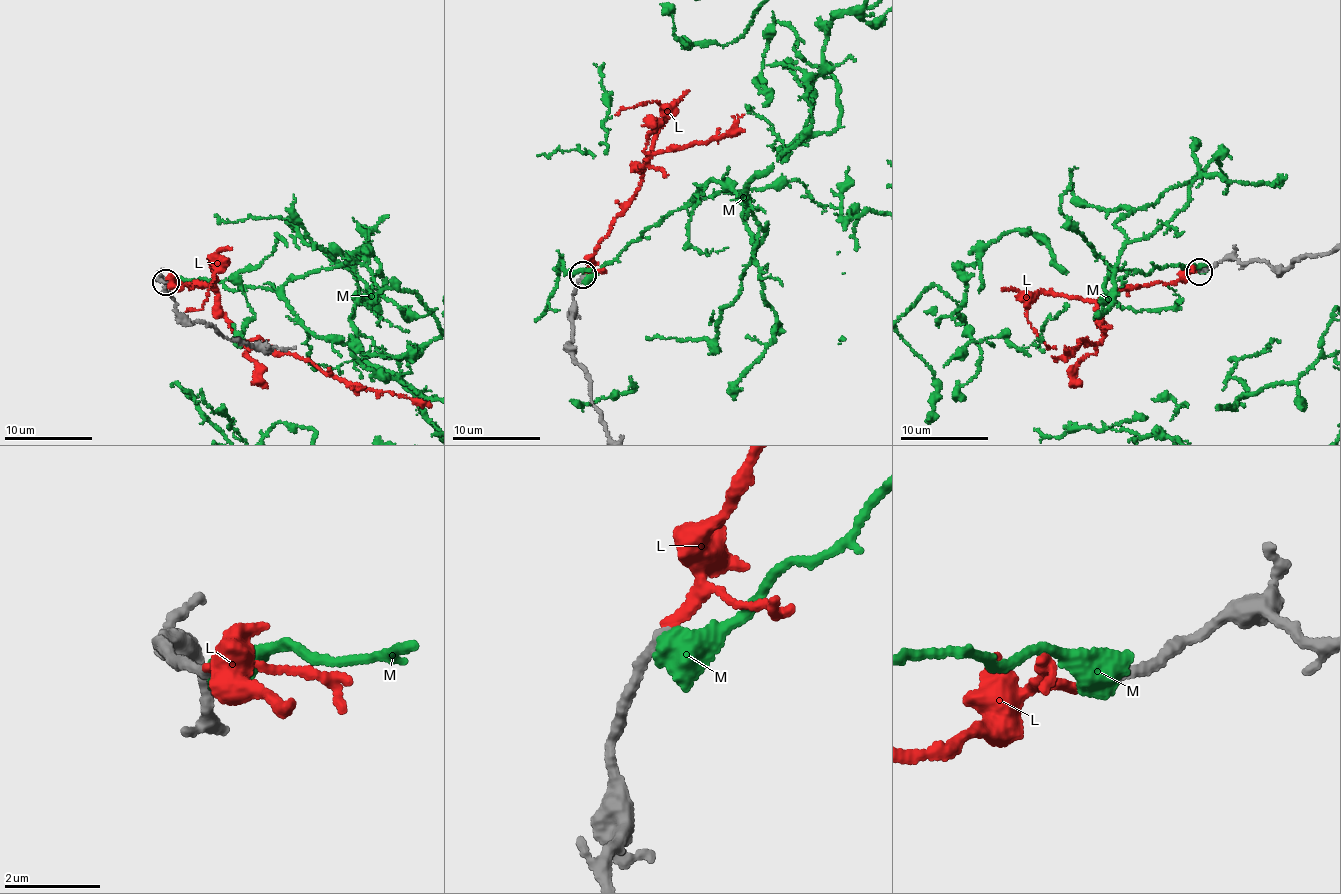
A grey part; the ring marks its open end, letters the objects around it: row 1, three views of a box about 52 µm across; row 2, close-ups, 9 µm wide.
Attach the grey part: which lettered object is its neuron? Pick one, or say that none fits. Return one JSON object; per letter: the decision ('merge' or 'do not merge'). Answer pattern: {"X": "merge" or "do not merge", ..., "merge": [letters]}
{"L": "merge", "M": "do not merge", "merge": ["L"]}

